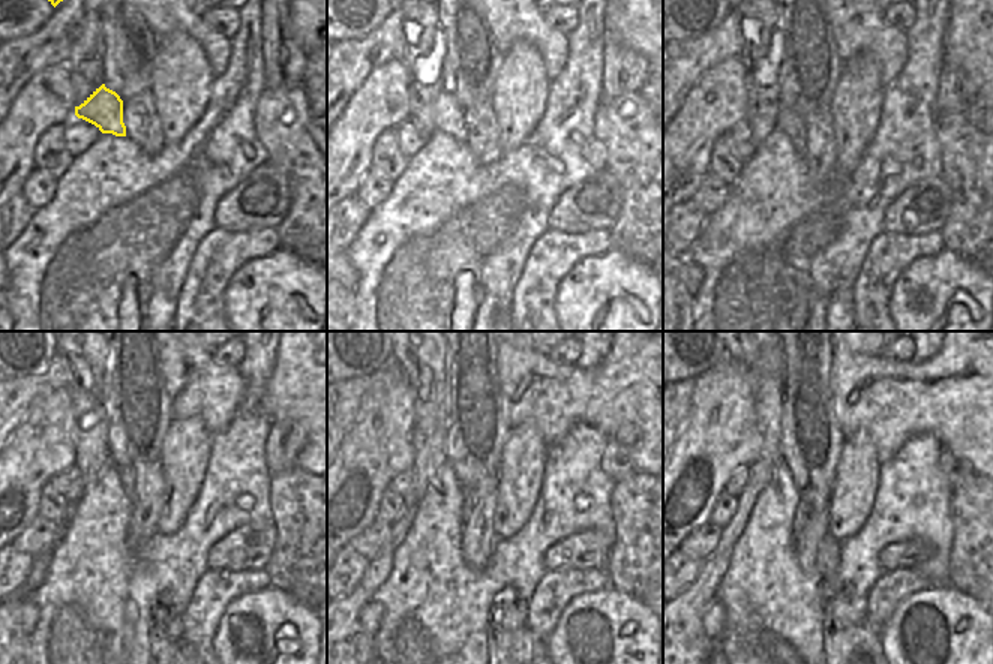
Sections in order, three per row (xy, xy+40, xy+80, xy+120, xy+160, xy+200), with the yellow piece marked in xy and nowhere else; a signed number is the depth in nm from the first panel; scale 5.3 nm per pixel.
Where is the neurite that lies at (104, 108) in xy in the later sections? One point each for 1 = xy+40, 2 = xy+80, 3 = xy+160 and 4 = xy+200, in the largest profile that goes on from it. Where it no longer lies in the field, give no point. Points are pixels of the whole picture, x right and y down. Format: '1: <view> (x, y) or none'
1: xy+40 (449, 117)
2: xy+80 (791, 123)
3: xy+160 (467, 496)
4: xy+200 (810, 501)

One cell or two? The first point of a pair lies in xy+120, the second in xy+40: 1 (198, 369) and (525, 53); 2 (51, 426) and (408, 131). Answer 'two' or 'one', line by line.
1: two
2: two

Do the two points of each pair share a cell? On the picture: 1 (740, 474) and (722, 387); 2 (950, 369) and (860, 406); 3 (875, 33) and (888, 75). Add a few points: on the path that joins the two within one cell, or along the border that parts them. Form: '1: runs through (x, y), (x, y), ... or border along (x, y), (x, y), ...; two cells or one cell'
1: border along (749, 465), (741, 465), (729, 477), (725, 489); two cells
2: runs through (927, 373), (902, 397), (882, 397); one cell
3: runs through (882, 44), (888, 50), (888, 65); one cell

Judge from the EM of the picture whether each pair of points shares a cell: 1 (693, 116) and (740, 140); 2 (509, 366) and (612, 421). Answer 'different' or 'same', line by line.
1: different
2: same

